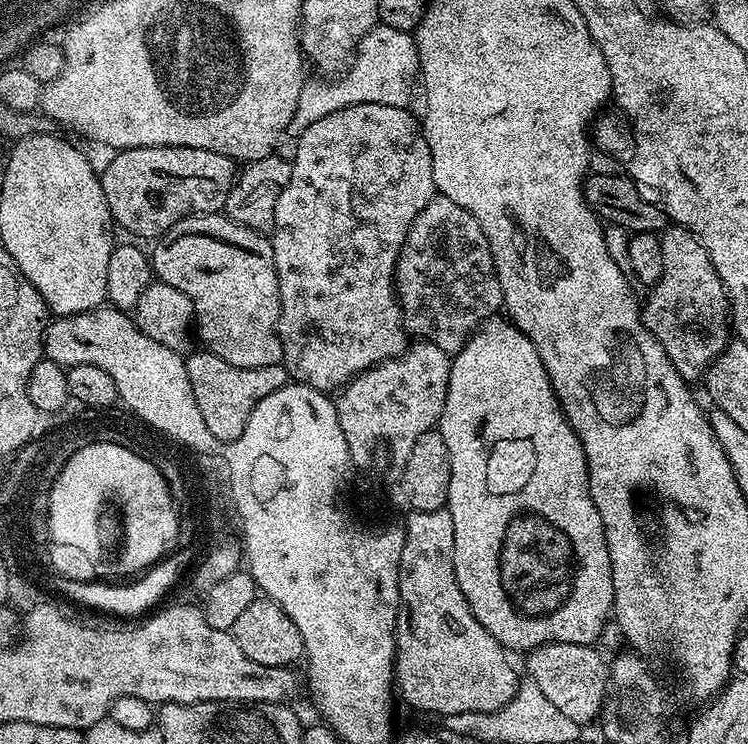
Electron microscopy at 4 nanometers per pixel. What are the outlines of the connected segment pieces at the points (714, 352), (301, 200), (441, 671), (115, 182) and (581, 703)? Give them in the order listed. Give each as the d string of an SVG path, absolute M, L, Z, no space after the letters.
M679 226L665 227L659 233L662 246L662 278L651 285L648 301L642 304L644 325L654 334L654 338L666 350L674 370L685 382L699 381L707 372L712 361L728 347L730 339L730 305L724 290L724 284L718 278L718 270L708 257L708 251L700 244L700 240L693 232L688 232Z
M355 104L346 106L342 110L334 110L334 114L326 114L326 118L318 118L318 122L306 126L306 130L299 133L297 140L300 141L296 144L296 156L291 157L290 182L286 182L282 194L278 194L278 206L274 206L274 226L270 239L280 291L278 331L284 355L282 363L295 383L309 384L311 388L317 388L319 392L325 394L332 394L343 388L359 372L364 372L367 368L372 368L395 356L401 356L410 343L400 311L400 300L396 297L396 263L414 218L422 214L422 210L426 210L432 197L437 195L437 190L430 146L424 137L424 129L421 121L417 117L415 120L408 111L407 107L399 108L385 104Z
M447 507L429 512L414 512L407 518L409 520L403 521L402 524L404 545L402 546L402 562L400 563L400 613L396 619L395 691L398 693L399 699L401 696L410 707L417 708L420 712L433 712L434 715L441 716L441 718L466 714L467 712L498 710L502 706L506 706L506 702L510 702L510 698L514 698L516 689L520 687L522 680L521 677L516 677L516 668L508 661L510 659L509 653L494 638L494 634L490 634L490 630L486 630L486 626L482 626L482 622L478 622L478 618L474 618L474 614L458 586L458 578L454 574L454 518L450 518Z
M125 148L113 156L116 157L105 166L104 172L102 168L99 173L102 194L106 194L113 221L136 236L159 238L190 214L219 213L238 175L237 165L229 156L201 148Z
M554 642L534 648L527 653L528 676L531 683L546 694L546 702L556 709L562 710L570 722L587 726L599 717L604 709L604 700L608 696L608 673L610 664L599 647L591 644L571 644L570 642Z

